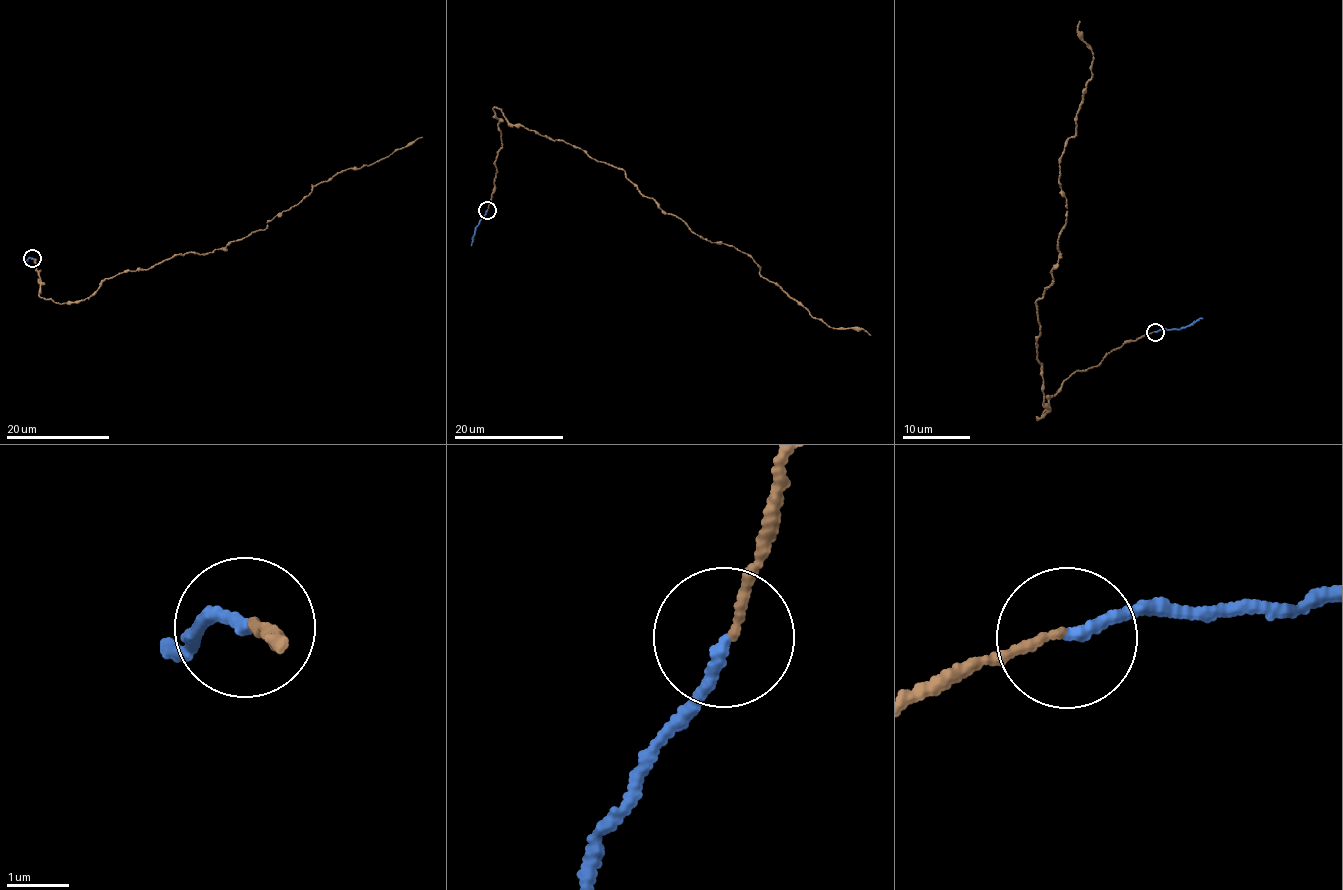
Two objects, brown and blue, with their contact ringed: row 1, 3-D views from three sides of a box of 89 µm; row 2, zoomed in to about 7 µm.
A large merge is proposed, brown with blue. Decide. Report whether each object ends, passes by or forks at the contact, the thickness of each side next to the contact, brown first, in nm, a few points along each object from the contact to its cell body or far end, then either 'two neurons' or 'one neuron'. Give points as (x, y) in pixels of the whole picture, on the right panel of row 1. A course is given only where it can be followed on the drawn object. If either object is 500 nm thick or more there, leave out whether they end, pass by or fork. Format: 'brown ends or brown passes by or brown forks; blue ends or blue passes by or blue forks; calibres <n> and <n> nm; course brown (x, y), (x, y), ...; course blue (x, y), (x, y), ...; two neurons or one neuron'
brown ends; blue ends; calibres 130 and 170 nm; course brown (1155, 332), (1074, 372), (1036, 418), (1035, 304), (1091, 80), (1079, 20); course blue (1155, 332), (1179, 330), (1203, 317); two neurons

